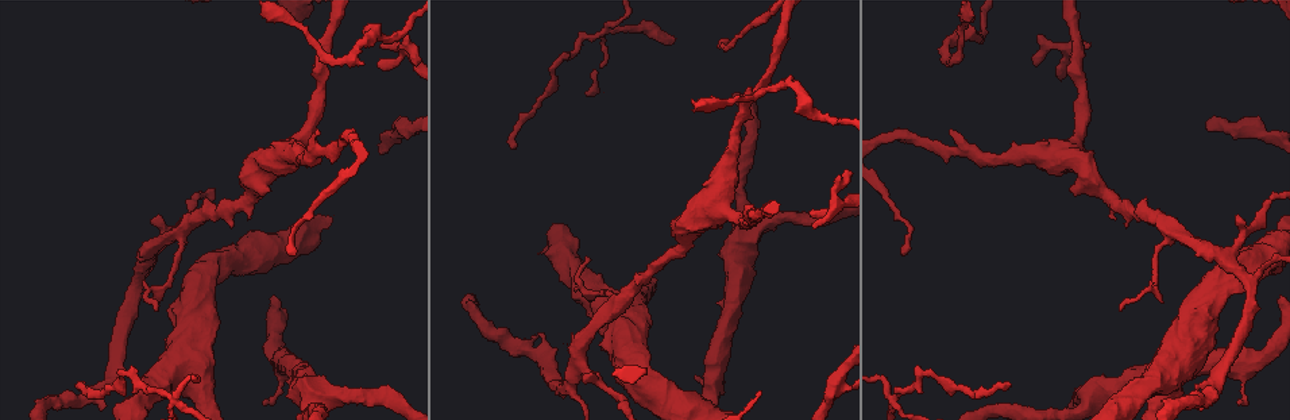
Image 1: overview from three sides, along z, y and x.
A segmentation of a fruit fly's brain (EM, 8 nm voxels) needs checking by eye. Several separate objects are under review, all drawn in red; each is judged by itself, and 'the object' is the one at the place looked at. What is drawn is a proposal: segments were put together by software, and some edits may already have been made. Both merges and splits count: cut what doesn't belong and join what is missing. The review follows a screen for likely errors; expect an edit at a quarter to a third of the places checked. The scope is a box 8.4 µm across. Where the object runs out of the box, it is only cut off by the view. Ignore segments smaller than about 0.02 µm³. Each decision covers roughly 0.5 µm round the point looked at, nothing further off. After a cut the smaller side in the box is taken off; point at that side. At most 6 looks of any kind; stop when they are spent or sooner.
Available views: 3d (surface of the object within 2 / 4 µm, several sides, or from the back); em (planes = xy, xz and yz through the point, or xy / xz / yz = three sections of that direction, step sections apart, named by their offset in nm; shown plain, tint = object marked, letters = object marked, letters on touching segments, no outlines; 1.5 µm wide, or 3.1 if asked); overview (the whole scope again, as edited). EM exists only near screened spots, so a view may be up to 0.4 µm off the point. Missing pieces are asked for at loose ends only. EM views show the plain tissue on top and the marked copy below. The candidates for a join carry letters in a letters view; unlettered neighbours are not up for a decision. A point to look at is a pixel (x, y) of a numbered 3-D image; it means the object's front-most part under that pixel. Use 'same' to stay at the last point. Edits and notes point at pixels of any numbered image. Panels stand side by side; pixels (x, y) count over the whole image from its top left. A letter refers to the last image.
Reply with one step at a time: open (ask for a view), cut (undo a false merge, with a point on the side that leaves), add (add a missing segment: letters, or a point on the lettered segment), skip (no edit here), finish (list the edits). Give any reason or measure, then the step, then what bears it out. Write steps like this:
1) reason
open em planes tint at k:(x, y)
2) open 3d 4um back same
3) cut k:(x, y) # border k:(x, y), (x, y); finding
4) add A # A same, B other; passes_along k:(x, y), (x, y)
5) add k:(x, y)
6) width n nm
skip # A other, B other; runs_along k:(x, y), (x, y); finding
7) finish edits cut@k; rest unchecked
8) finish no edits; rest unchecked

three-way junction
open em planes letters at 1:(890, 403)

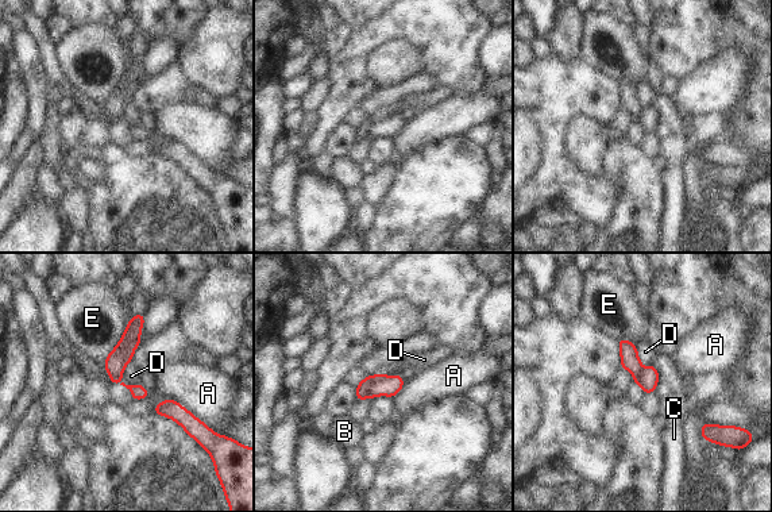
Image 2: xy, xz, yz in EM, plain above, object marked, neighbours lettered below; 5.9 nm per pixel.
width 120 nm; longest_contact A 280 nm
cut 2:(383, 385) # A other, B other, C other, D other, E other; two neurons meet here

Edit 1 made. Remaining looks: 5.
branch stops here
open em planes letters at 1:(720, 41)

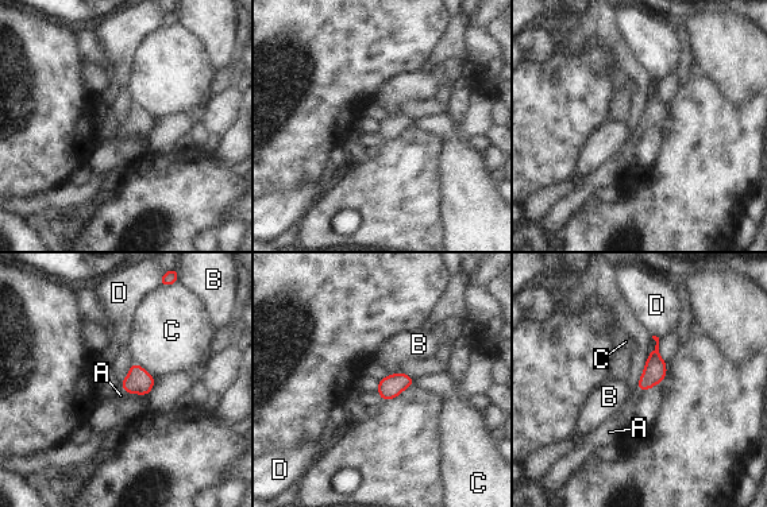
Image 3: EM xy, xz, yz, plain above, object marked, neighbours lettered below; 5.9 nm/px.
width 130 nm
add A # A same, B other, C other, D other; it goes on there

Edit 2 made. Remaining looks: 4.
sharp bend
open 3d 4um at 1:(335, 60)

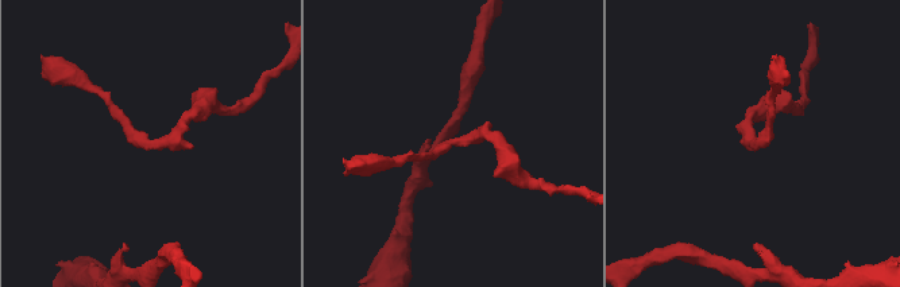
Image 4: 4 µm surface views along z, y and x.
open em planes letters at 4:(457, 141)

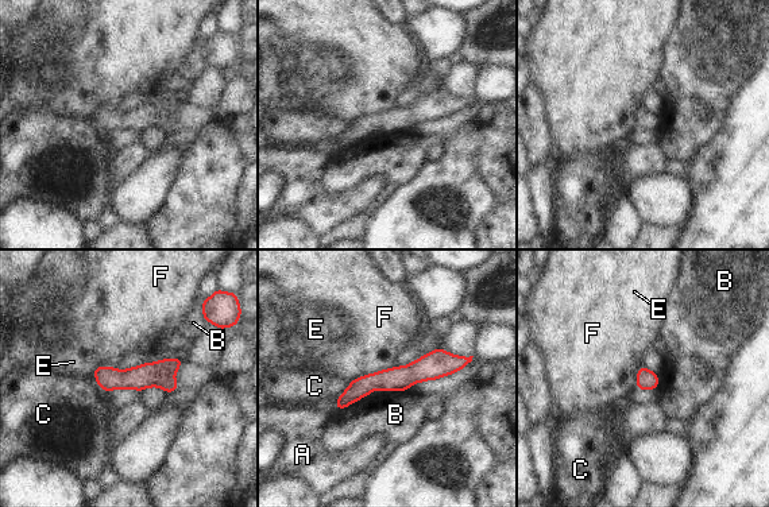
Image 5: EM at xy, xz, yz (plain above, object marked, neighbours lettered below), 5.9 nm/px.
skip # A other, B other, C other, E other, F other; border 5:(395, 366), (359, 376); all the same neuron

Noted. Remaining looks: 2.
finish edits cut@2, add@3; rest unchecked

